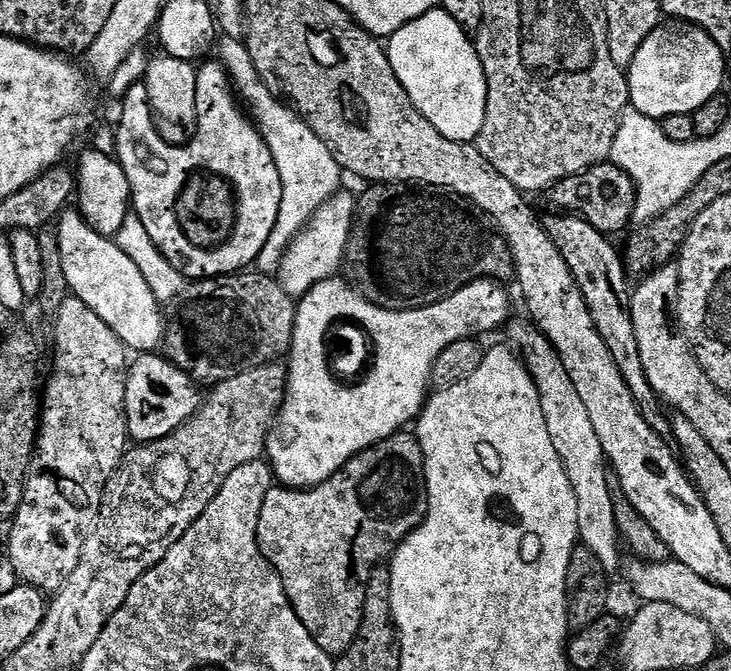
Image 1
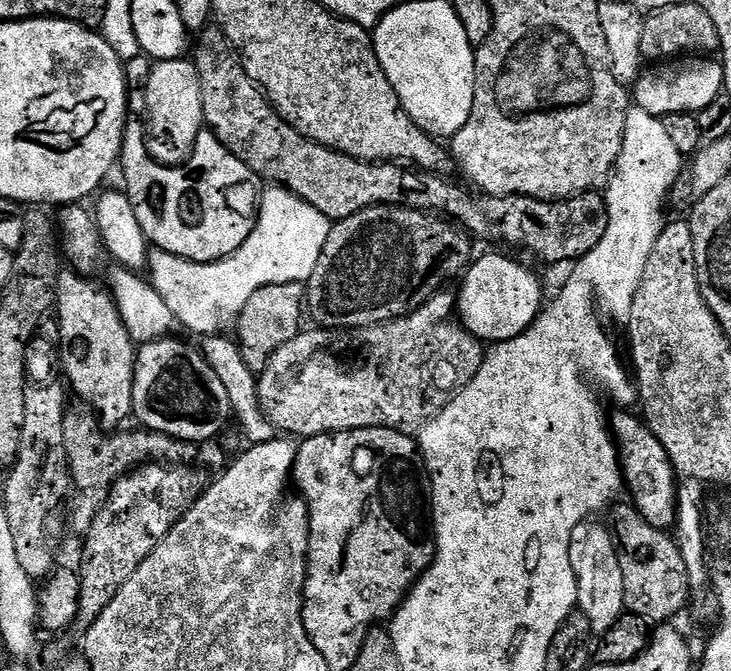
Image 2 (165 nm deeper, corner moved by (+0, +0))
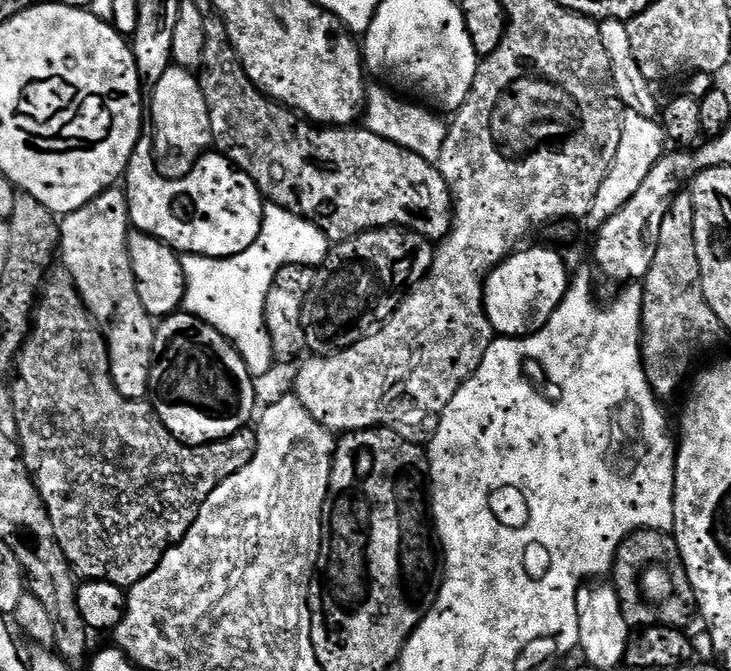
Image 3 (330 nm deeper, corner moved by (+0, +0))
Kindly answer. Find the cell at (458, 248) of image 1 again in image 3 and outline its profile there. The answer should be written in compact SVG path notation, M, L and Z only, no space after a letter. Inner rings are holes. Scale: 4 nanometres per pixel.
M375 228L339 241L316 268L314 286L302 306L307 351L331 356L341 348L357 344L362 330L369 327L368 320L389 320L401 298L427 276L433 255L433 241L407 228Z

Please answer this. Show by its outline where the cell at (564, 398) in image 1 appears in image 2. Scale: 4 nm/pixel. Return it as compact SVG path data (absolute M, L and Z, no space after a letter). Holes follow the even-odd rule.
M589 518L583 524L574 526L574 534L570 538L570 566L576 575L576 585L578 586L578 594L576 602L579 611L586 614L586 618L590 618L590 626L593 633L603 634L610 630L610 626L614 626L614 622L618 622L618 618L625 613L623 604L623 580L621 563L618 562L617 551L614 550L614 543L611 542L611 534L603 523L595 524L595 519Z

